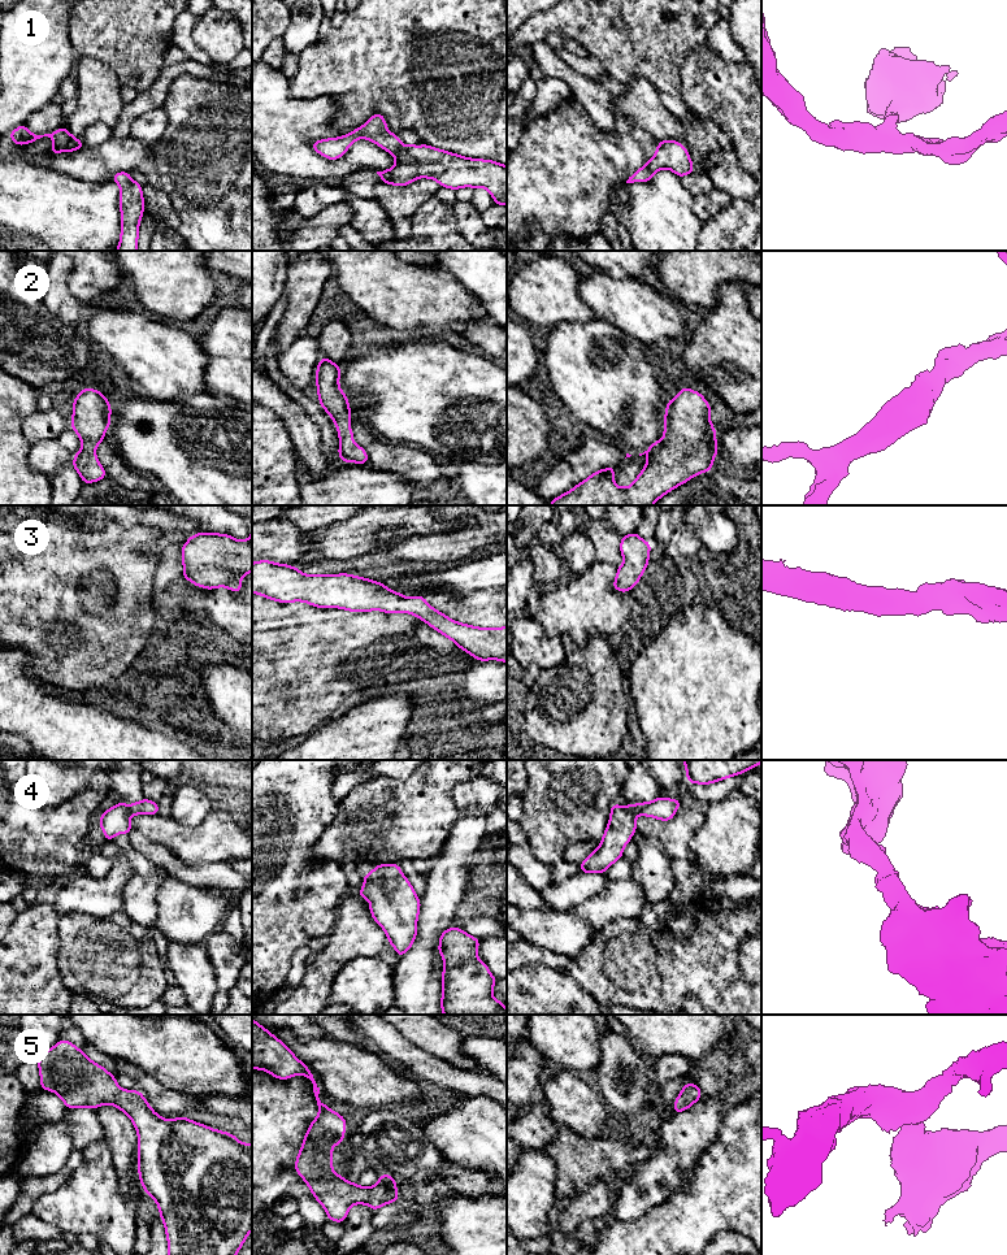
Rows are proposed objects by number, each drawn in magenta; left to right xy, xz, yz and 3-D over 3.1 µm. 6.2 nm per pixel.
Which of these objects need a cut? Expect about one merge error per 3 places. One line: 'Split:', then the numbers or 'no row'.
Split: no row

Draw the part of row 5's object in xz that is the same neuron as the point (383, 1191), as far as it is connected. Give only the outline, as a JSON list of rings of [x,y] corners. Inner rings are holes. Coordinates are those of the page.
[[[253,1019],[252,1069],[261,1069],[264,1072],[269,1072],[273,1077],[278,1080],[288,1080],[296,1074],[303,1074],[304,1077],[311,1080],[318,1106],[318,1116],[312,1121],[305,1133],[301,1148],[296,1156],[295,1169],[296,1173],[305,1181],[316,1200],[325,1208],[326,1217],[337,1223],[344,1223],[348,1215],[348,1210],[353,1204],[366,1204],[374,1211],[385,1204],[399,1200],[396,1181],[386,1173],[381,1174],[376,1185],[370,1187],[364,1187],[351,1181],[347,1181],[340,1174],[333,1172],[333,1146],[343,1143],[347,1121],[343,1116],[330,1109],[320,1100],[318,1084],[312,1072],[308,1069],[308,1067],[301,1063],[282,1041],[279,1041],[269,1030],[262,1028]]]

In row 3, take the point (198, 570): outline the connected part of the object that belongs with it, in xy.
[[[252,531],[247,540],[229,534],[198,533],[182,546],[183,577],[195,586],[213,590],[242,589],[242,577],[252,572]]]

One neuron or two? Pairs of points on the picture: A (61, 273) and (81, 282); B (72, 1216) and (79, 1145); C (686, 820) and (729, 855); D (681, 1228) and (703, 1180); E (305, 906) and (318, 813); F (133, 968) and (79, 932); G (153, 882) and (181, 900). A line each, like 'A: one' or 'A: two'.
A: two
B: two
C: two
D: one
E: one
F: one
G: two

